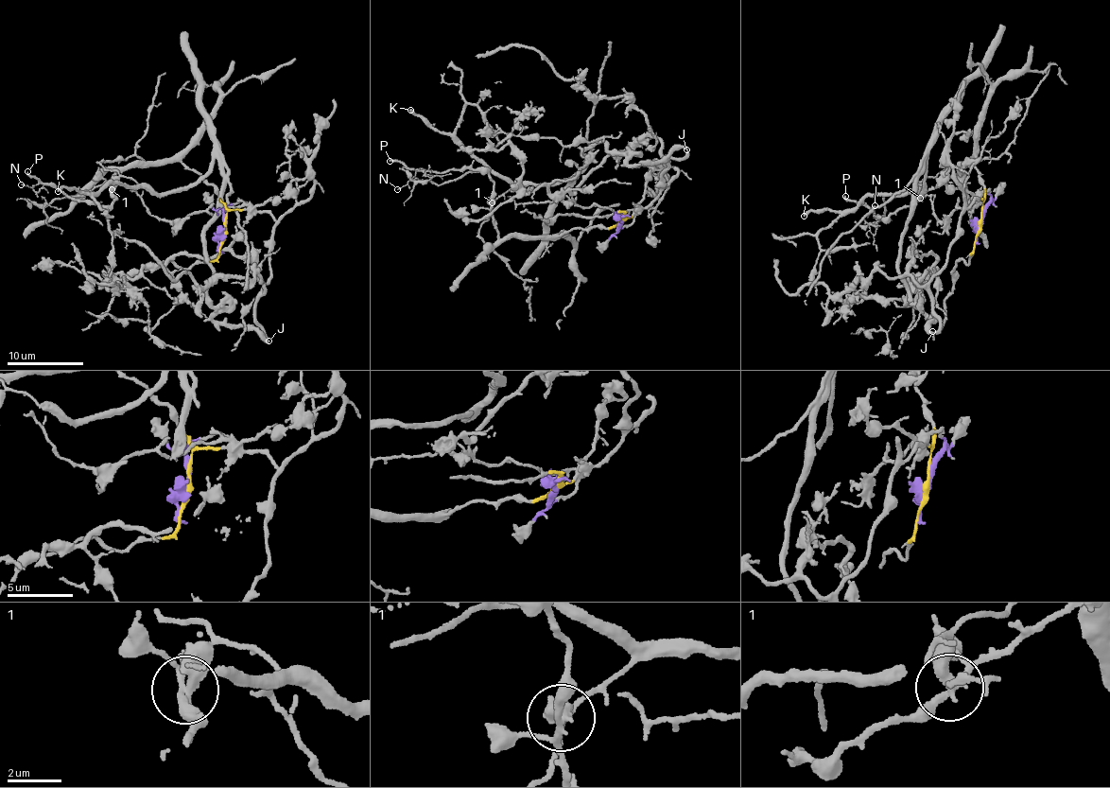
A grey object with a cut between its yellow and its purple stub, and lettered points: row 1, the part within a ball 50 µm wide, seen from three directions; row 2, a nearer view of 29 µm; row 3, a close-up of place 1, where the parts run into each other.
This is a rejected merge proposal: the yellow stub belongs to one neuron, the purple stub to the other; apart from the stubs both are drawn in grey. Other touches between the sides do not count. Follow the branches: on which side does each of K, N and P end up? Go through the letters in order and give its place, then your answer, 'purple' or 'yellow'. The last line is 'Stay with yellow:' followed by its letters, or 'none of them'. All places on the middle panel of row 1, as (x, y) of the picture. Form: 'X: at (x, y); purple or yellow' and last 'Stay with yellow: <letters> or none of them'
K: at (410, 110); purple
N: at (397, 189); yellow
P: at (390, 161); yellow
Stay with yellow: N, P

